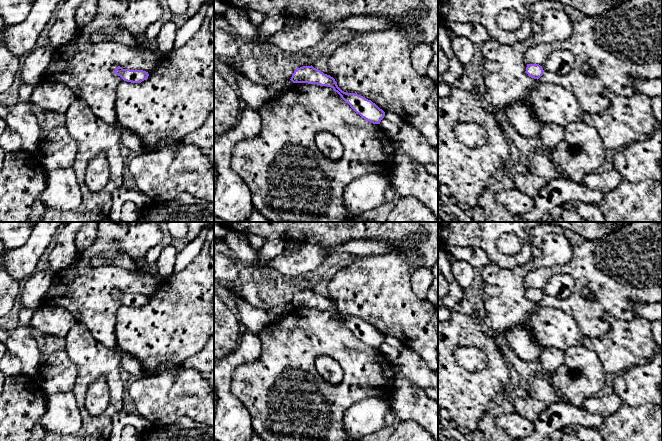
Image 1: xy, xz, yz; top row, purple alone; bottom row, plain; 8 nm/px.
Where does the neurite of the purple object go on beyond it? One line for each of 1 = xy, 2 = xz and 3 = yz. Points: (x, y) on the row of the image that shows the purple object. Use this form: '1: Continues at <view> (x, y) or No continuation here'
1: No continuation here
2: No continuation here
3: No continuation here

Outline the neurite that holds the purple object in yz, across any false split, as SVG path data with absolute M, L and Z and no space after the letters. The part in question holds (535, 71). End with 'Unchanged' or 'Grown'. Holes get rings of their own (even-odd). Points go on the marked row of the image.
M527 64L526 73L534 79L539 79L543 75L543 68L539 64Z. Unchanged

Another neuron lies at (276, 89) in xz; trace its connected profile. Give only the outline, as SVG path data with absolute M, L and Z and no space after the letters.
M283 80L279 82L273 82L266 85L266 89L270 95L271 99L277 99L283 96L293 85L293 82L288 80Z

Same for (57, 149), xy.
M55 125L42 135L38 152L45 170L73 167L77 153L77 143L65 125Z

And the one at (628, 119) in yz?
M637 92L628 97L615 95L606 110L599 114L585 112L582 121L598 131L609 154L640 142L643 137L650 138L660 127L651 99Z

